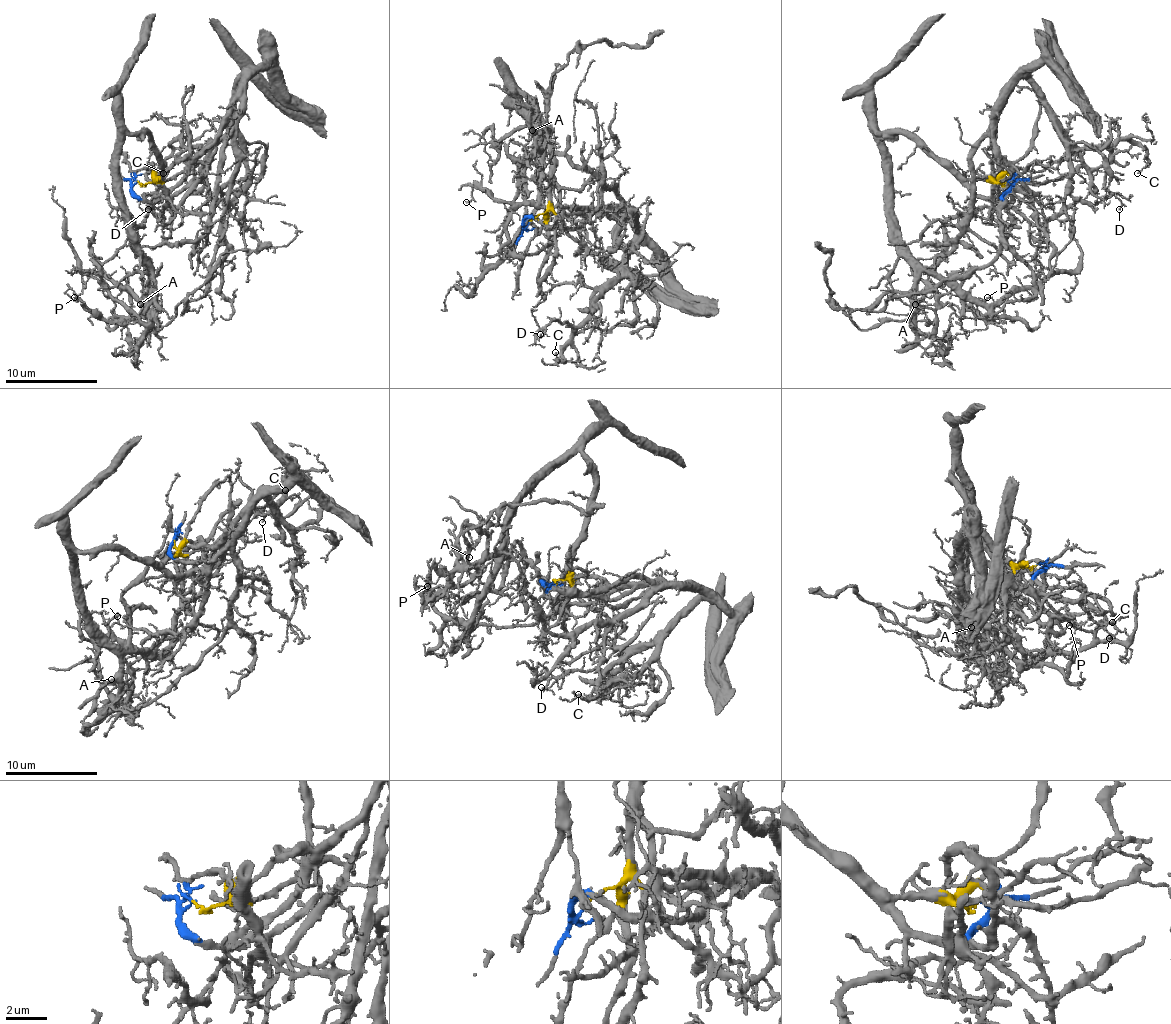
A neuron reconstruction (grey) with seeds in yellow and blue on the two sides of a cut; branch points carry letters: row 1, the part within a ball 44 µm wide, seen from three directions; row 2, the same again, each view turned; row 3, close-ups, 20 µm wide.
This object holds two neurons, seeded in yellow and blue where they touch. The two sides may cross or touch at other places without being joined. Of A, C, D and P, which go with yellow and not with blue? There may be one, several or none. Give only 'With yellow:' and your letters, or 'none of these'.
With yellow: A, P

